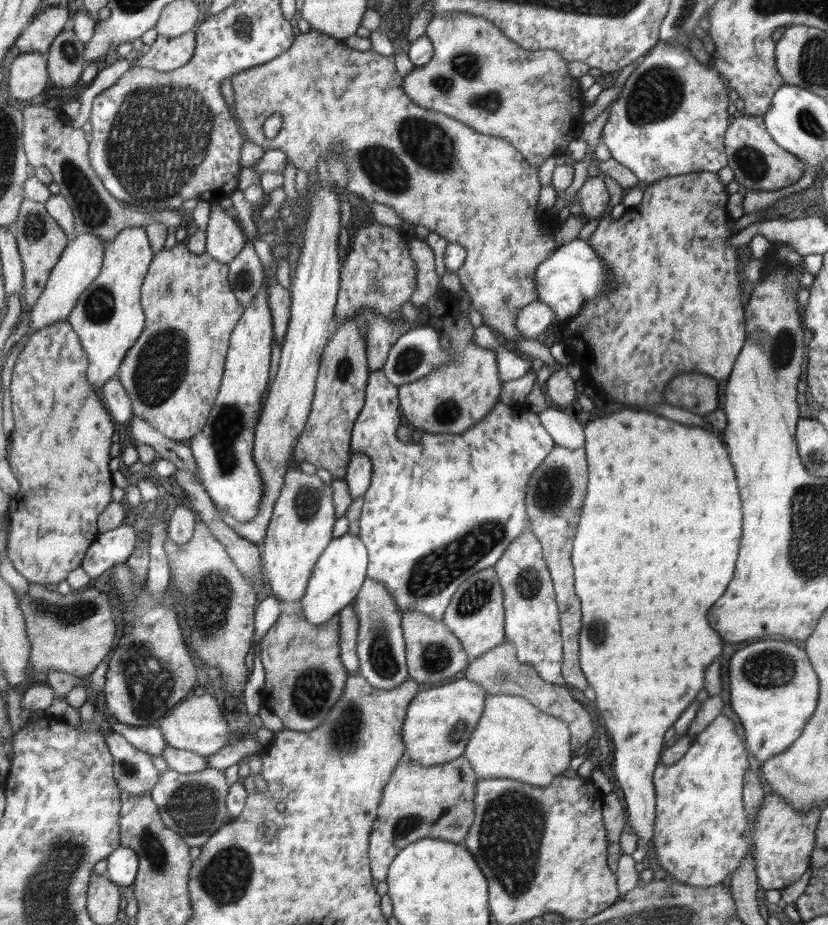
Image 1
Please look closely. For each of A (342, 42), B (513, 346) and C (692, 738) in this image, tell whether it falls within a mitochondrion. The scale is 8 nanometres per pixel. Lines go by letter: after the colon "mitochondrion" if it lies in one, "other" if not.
A: other
B: other
C: other

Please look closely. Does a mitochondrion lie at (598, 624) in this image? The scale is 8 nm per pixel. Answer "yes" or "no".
yes

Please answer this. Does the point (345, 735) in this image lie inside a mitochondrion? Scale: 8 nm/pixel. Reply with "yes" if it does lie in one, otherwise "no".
yes

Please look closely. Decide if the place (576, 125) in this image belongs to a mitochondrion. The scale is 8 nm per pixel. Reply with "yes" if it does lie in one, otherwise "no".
no

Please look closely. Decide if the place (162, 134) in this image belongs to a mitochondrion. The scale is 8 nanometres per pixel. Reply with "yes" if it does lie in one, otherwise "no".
yes

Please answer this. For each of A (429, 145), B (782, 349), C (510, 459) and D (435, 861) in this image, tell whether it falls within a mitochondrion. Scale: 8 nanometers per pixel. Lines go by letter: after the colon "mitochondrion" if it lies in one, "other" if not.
A: mitochondrion
B: mitochondrion
C: other
D: other

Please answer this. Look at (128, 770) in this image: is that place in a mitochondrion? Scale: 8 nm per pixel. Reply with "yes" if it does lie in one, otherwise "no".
yes

